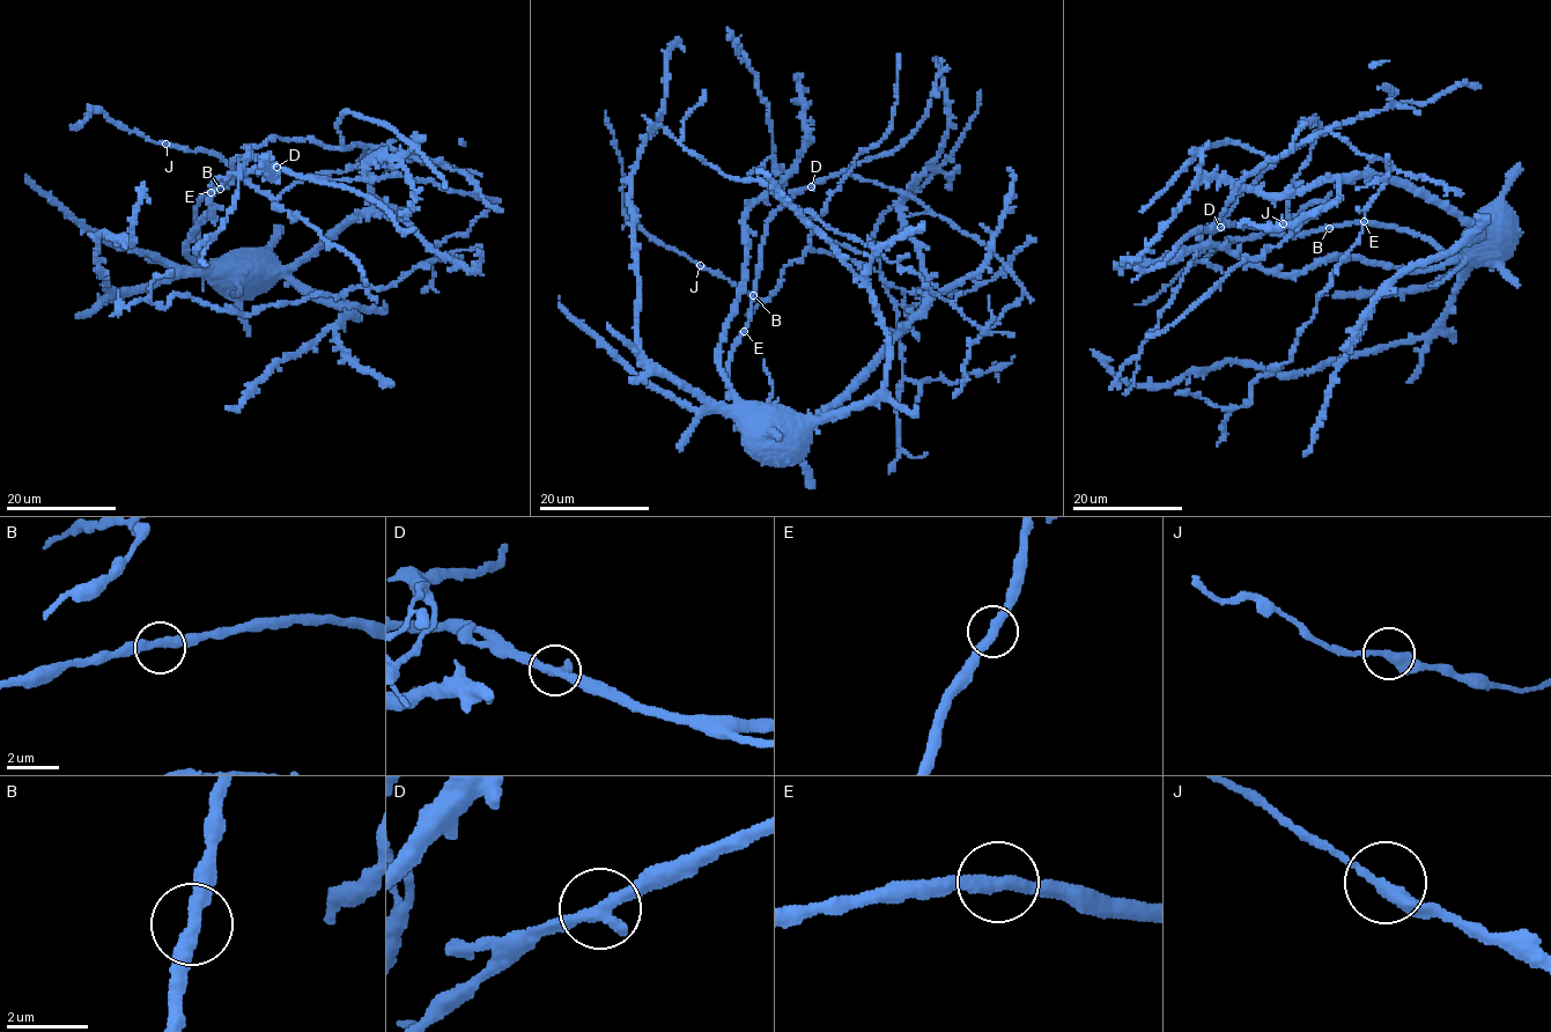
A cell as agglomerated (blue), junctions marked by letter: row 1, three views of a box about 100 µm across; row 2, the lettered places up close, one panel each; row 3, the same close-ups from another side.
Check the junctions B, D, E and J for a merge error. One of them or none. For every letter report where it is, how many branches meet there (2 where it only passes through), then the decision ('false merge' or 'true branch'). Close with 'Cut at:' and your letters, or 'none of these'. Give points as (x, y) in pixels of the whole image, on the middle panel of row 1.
B: (753, 295) | 2 | true branch
D: (811, 186) | 2 | true branch
E: (744, 331) | 2 | true branch
J: (700, 265) | 2 | true branch
Cut at: none of these

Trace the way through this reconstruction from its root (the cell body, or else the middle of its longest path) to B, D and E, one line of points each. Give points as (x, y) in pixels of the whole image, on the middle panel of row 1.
B: (743, 429), (738, 426), (738, 400), (730, 388), (729, 361), (731, 347), (746, 325), (753, 295)
D: (743, 429), (738, 426), (738, 400), (729, 378), (731, 347), (747, 321), (767, 221), (796, 194), (810, 186)
E: (743, 429), (738, 426), (738, 400), (730, 388), (729, 375), (731, 347), (744, 331)

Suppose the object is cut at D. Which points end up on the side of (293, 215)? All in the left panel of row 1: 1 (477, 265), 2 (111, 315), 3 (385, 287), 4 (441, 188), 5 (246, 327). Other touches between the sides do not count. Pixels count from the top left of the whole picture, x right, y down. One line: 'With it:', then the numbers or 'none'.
With it: 1, 5

